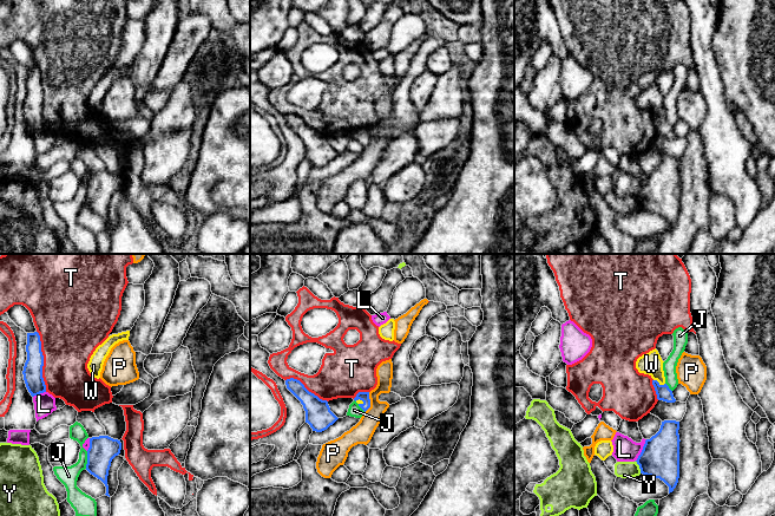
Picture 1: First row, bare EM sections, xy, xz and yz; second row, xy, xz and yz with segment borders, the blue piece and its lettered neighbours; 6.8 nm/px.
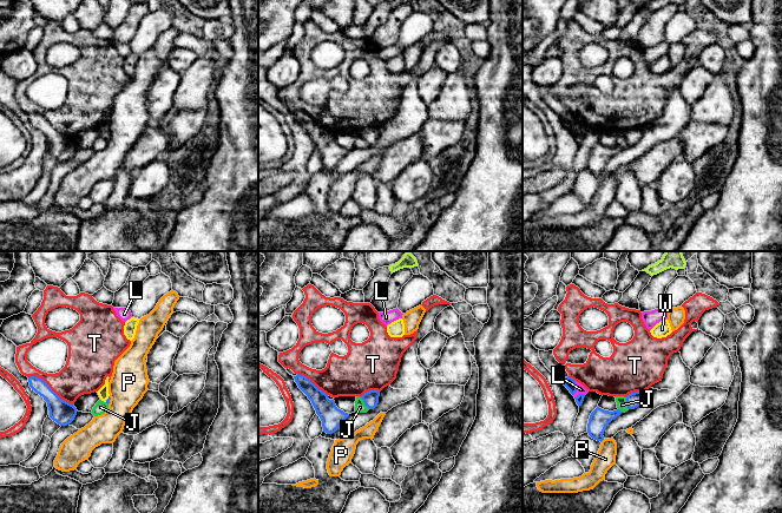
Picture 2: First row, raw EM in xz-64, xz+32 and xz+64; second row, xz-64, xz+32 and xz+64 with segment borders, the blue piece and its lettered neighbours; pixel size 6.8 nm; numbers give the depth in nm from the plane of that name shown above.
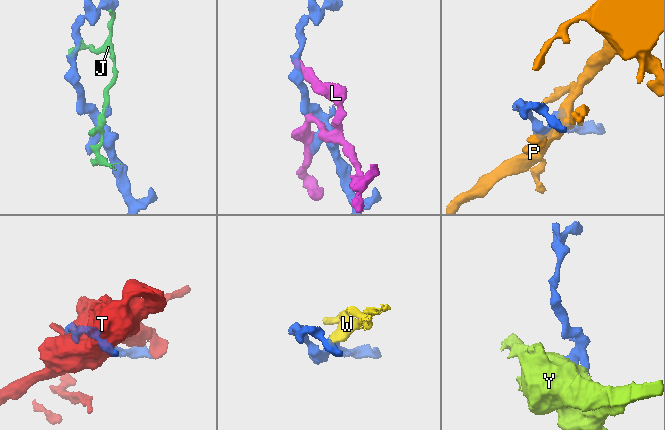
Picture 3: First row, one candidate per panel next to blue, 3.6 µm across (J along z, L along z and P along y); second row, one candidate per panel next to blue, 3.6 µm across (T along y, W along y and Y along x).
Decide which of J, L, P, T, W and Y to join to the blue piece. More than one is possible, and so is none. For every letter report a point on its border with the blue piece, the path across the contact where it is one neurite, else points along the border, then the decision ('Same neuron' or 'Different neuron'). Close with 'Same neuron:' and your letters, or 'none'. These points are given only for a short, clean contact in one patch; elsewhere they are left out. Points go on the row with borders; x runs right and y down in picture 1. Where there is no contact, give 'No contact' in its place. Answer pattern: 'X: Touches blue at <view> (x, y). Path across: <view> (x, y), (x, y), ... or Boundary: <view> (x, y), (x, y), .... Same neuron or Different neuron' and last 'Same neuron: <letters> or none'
J: Touches blue at xy (87, 459). Different neuron
L: Touches blue at yz (642, 450). Different neuron
P: Touches blue at xz (369, 403). Different neuron
T: Touches blue at xy (43, 361). Different neuron
W: Touches blue at yz (658, 383). Path across: yz (663, 392), (658, 383), (658, 376), (651, 364). Same neuron
Y: Touches blue at yz (639, 466). Different neuron
Same neuron: W

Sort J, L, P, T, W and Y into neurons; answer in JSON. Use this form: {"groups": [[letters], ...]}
{"groups": [["J"], ["L"], ["P"], ["T"], ["W"], ["Y"]]}

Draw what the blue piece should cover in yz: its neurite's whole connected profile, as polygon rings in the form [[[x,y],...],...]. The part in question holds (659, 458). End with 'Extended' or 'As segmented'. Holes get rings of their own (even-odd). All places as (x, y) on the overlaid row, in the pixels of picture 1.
[[[664,420],[659,431],[645,440],[637,458],[641,473],[659,478],[674,491],[679,478],[679,422]]]. As segmented

